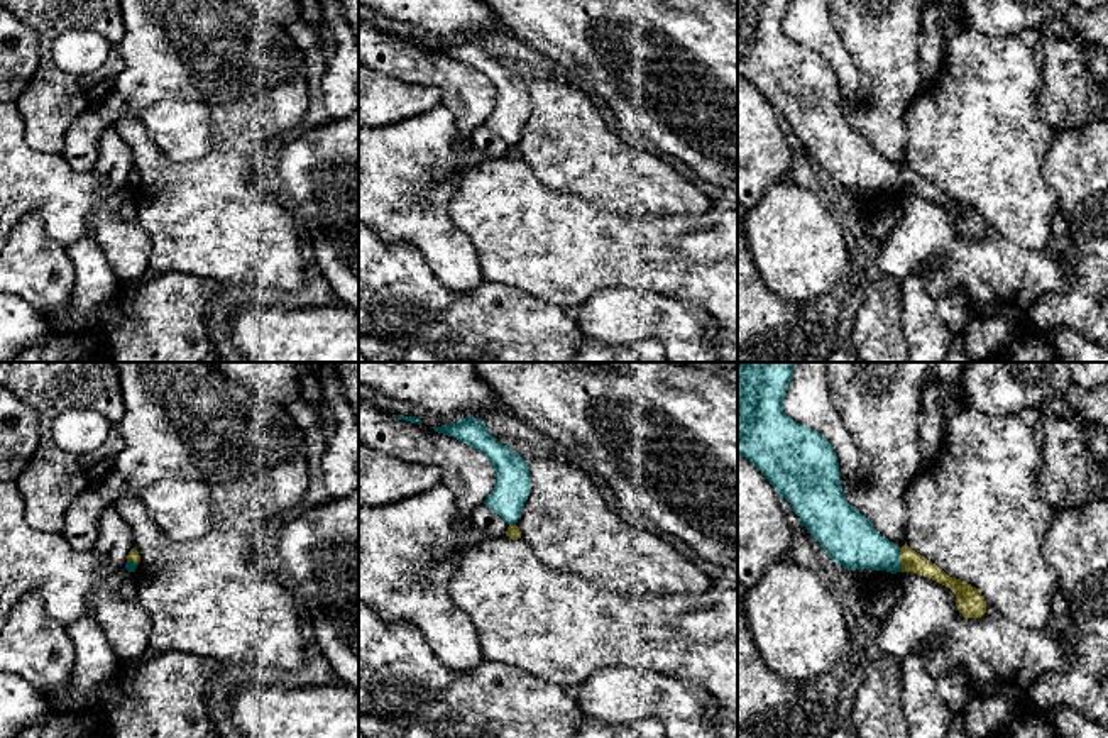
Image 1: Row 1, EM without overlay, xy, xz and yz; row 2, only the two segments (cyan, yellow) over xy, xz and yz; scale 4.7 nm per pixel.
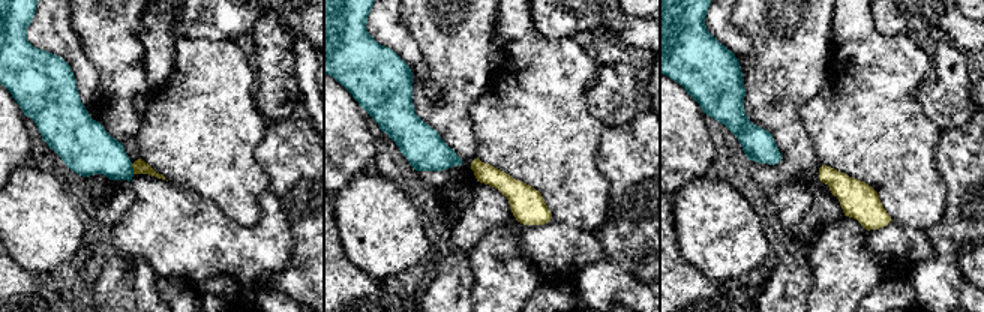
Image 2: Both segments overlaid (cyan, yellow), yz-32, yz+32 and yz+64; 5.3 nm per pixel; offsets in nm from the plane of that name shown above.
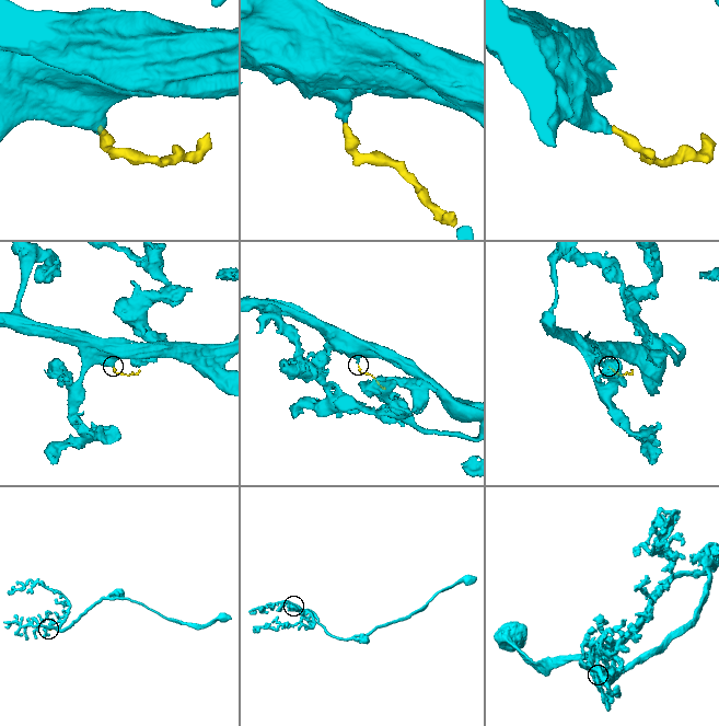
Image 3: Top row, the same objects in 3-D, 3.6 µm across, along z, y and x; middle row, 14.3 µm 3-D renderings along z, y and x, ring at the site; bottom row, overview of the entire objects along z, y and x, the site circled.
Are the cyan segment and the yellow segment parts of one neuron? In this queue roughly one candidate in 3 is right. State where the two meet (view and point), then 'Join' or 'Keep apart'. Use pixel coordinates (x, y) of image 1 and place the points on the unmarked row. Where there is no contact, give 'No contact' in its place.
Touches cyan at yz (899, 181). Join

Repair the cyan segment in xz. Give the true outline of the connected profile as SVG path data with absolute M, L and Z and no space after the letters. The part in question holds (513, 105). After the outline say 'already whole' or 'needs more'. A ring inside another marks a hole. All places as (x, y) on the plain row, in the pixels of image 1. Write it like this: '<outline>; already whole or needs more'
M465 37L457 44L431 49L477 69L491 81L496 91L496 105L484 125L509 146L506 157L516 161L521 159L516 144L531 113L528 83L511 68L499 64L484 42Z; needs more

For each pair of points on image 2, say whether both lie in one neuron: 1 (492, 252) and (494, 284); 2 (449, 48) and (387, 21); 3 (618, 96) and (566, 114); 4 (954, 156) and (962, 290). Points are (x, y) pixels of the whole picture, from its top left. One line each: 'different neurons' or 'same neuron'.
1: same neuron
2: different neurons
3: different neurons
4: same neuron

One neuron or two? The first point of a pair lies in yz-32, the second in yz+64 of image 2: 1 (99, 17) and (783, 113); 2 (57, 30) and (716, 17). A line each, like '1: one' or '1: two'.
1: one
2: one

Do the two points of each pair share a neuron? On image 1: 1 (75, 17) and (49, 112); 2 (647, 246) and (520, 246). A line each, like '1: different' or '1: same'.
1: same
2: same

